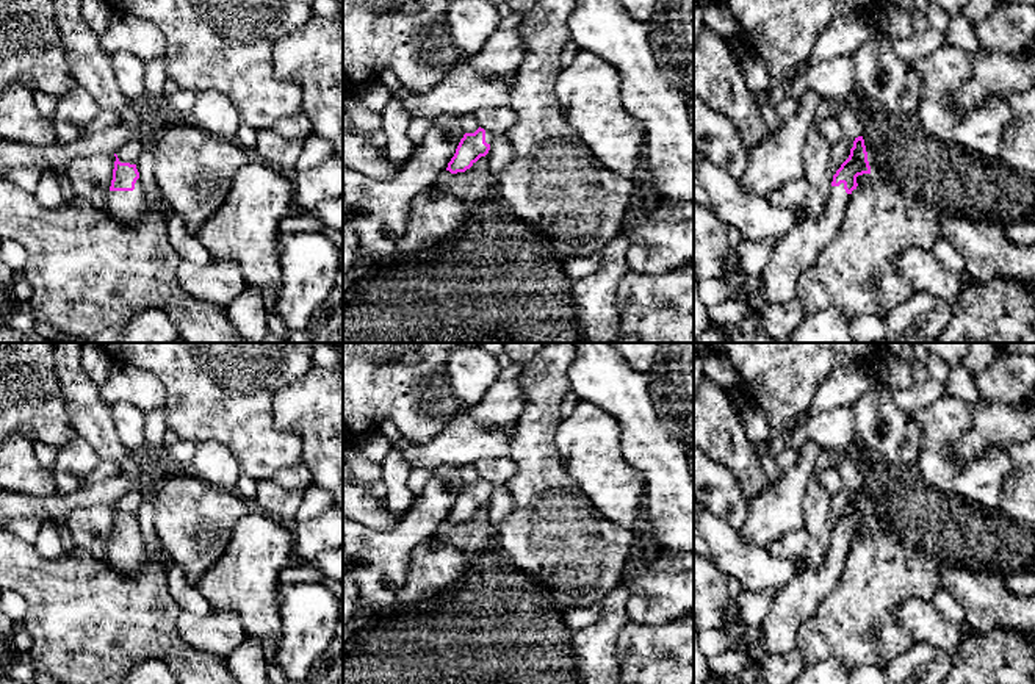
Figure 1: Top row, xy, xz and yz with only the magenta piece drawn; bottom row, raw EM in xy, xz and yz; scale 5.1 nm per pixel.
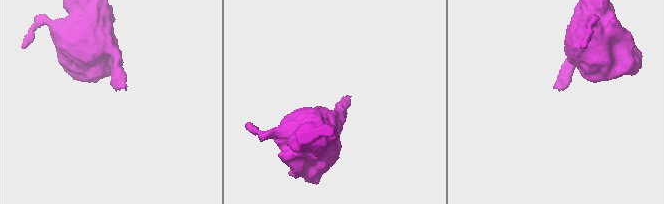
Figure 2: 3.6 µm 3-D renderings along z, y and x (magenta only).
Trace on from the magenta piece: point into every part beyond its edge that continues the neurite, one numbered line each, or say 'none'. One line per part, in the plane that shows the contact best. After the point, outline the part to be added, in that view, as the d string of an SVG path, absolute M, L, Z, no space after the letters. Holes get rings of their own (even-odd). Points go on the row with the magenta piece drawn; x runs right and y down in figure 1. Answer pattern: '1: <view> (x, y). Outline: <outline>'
1: xy (126, 207). Outline: M138 178L133 191L110 191L106 207L114 221L132 227L142 216L146 202L147 199Z

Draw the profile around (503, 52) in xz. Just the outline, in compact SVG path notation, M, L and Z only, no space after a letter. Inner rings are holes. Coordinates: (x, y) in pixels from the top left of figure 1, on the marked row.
M504 28L492 33L468 63L479 75L495 80L517 72L525 53L526 45L518 30Z

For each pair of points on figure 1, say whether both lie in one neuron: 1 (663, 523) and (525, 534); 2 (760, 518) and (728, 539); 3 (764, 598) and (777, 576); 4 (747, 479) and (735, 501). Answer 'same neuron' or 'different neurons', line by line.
1: different neurons
2: different neurons
3: different neurons
4: different neurons

